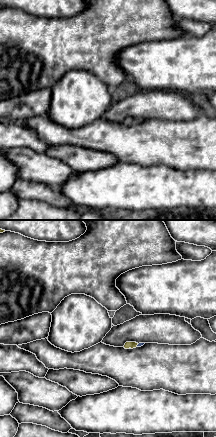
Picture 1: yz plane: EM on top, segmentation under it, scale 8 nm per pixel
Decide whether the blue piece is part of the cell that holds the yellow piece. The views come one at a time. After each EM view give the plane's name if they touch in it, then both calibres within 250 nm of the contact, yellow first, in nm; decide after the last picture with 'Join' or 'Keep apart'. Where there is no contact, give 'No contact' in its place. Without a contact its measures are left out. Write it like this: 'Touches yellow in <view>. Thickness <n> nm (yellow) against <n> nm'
Touches yellow in yz. Thickness 50 nm (yellow) against 30 nm

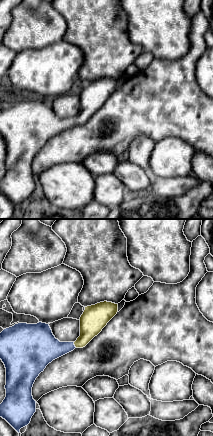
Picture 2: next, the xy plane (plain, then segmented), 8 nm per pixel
Touches yellow in xy. Thickness 200 nm (yellow) against 240 nm

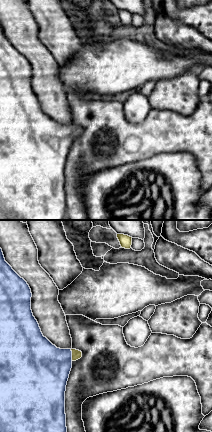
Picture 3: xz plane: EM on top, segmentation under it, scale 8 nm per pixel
Touches yellow in xz. Thickness 80 nm (yellow) against 400 nm

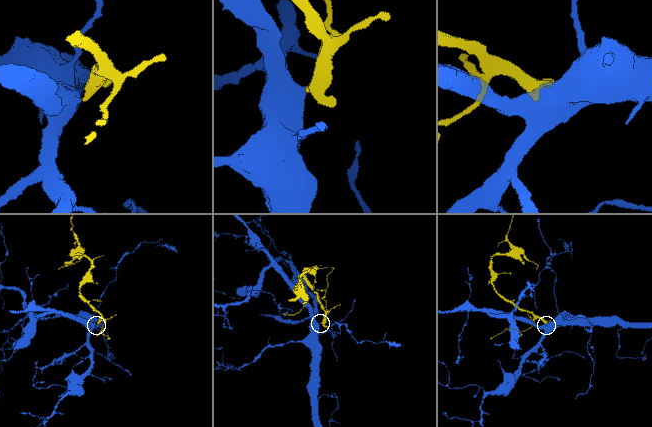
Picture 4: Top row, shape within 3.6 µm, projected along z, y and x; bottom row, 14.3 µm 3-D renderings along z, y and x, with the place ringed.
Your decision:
Join

